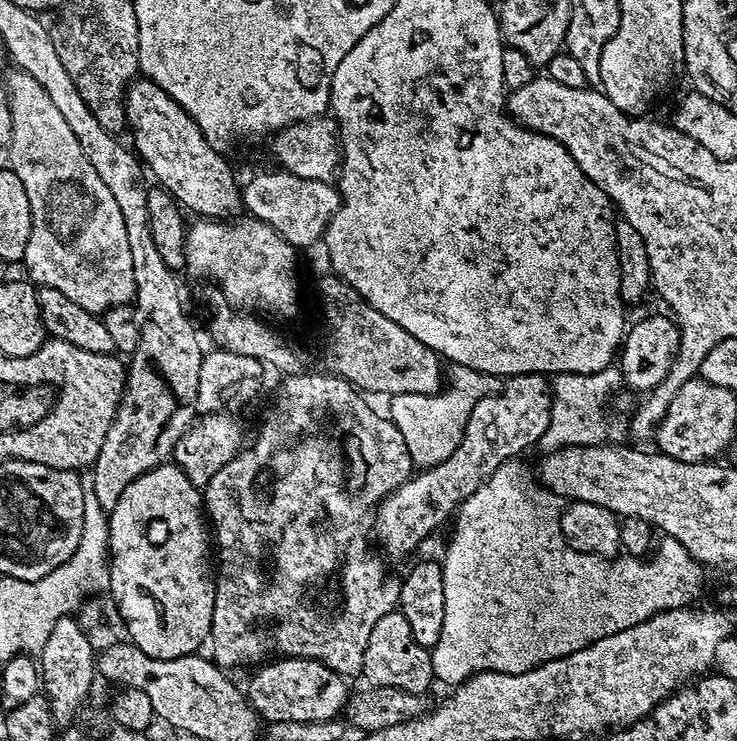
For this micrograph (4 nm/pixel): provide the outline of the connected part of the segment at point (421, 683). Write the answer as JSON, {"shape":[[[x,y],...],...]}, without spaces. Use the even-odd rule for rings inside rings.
{"shape":[[[398,610],[386,614],[370,630],[370,642],[366,642],[363,679],[372,686],[394,686],[403,692],[425,695],[434,684],[432,675],[432,653],[414,642],[414,634],[406,623],[406,618]]]}

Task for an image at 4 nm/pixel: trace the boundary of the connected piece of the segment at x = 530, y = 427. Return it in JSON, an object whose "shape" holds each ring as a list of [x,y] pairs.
{"shape":[[[531,372],[521,376],[509,376],[503,381],[500,388],[500,396],[481,395],[477,399],[474,410],[464,427],[462,442],[458,442],[458,450],[446,458],[446,462],[435,464],[433,468],[417,471],[411,480],[406,481],[398,490],[394,490],[380,504],[376,513],[374,525],[375,535],[380,535],[380,542],[385,550],[400,560],[408,556],[439,524],[449,523],[450,517],[459,509],[465,500],[478,490],[502,466],[502,462],[519,457],[520,452],[527,450],[531,444],[536,444],[540,439],[548,436],[548,427],[554,415],[554,388],[547,375]]]}

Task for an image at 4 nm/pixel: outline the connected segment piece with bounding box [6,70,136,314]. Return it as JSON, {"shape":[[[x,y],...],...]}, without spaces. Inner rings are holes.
{"shape":[[[12,70],[6,77],[8,101],[12,115],[12,162],[10,168],[16,172],[26,188],[33,214],[30,240],[22,261],[28,267],[27,279],[33,285],[59,290],[66,294],[70,302],[78,302],[82,310],[103,314],[109,308],[132,304],[136,298],[134,286],[134,262],[130,259],[130,238],[126,238],[126,222],[122,222],[122,210],[114,202],[114,194],[106,187],[102,178],[94,171],[94,166],[82,154],[78,138],[74,138],[66,118],[50,102],[50,94],[38,86],[30,74]]]}

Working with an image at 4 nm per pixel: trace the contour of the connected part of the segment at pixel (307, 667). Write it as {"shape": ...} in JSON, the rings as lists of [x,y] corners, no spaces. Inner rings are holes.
{"shape":[[[280,658],[277,661],[277,664],[265,663],[263,665],[265,668],[249,682],[248,688],[246,687],[246,697],[252,707],[256,709],[257,717],[268,722],[293,720],[294,722],[314,723],[319,720],[335,720],[341,715],[350,691],[349,685],[344,685],[347,684],[345,677],[330,670],[326,665],[320,664],[317,660]]]}

